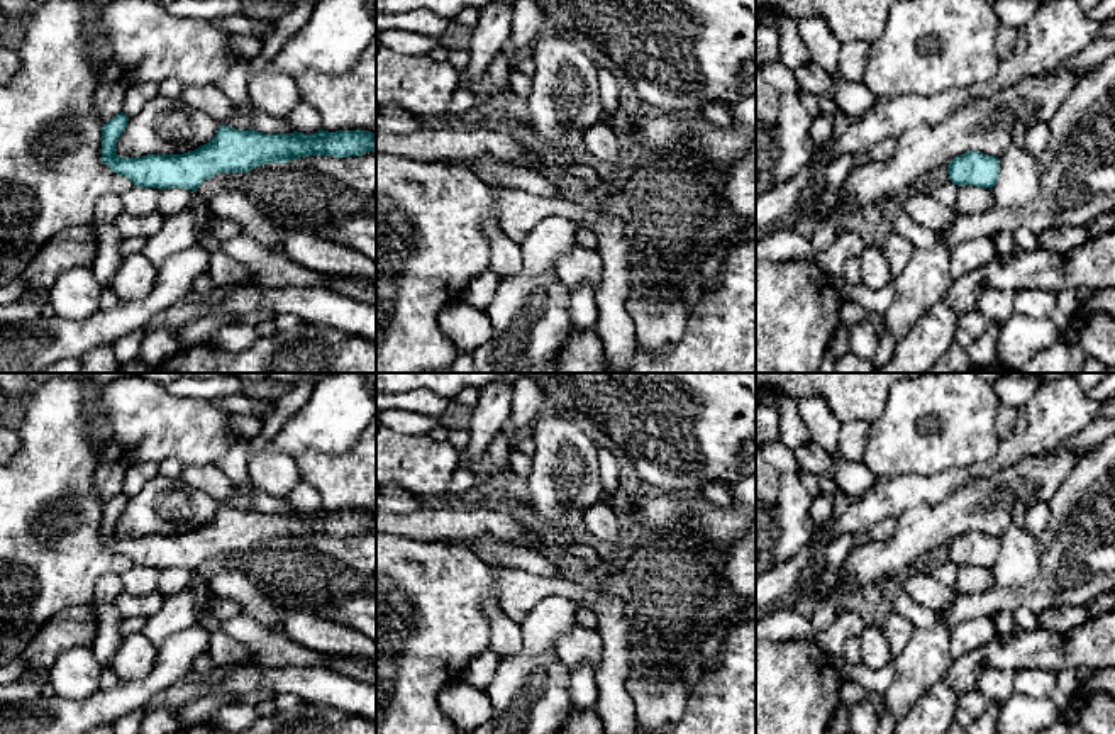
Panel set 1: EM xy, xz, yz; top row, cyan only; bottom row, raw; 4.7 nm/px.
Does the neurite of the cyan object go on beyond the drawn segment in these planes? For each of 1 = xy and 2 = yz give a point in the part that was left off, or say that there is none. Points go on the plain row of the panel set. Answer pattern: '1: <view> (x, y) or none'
1: none
2: none

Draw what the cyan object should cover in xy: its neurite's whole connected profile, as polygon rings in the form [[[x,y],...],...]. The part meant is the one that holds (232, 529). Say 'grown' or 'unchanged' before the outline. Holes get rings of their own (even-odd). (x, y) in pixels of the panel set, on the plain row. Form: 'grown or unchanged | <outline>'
unchanged | [[[120,492],[102,507],[102,541],[117,554],[127,556],[141,568],[198,566],[220,553],[247,553],[269,542],[286,542],[305,536],[349,537],[376,531],[376,512],[320,509],[315,514],[263,514],[220,505],[215,517],[183,534],[147,534],[120,537],[117,520],[129,503]]]

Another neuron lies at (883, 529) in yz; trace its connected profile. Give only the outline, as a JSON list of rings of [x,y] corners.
[[[885,519],[881,522],[878,522],[871,531],[869,531],[869,541],[885,541],[888,539],[895,527],[896,527],[898,519]]]

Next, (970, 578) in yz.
[[[964,564],[957,568],[956,593],[985,593],[995,588],[990,568]]]

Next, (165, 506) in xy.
[[[154,476],[129,498],[117,520],[117,536],[183,534],[210,522],[220,502],[193,488],[183,476]]]

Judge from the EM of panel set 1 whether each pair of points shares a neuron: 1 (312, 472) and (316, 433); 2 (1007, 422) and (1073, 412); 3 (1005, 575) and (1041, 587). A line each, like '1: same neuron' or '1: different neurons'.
1: different neurons
2: different neurons
3: different neurons

